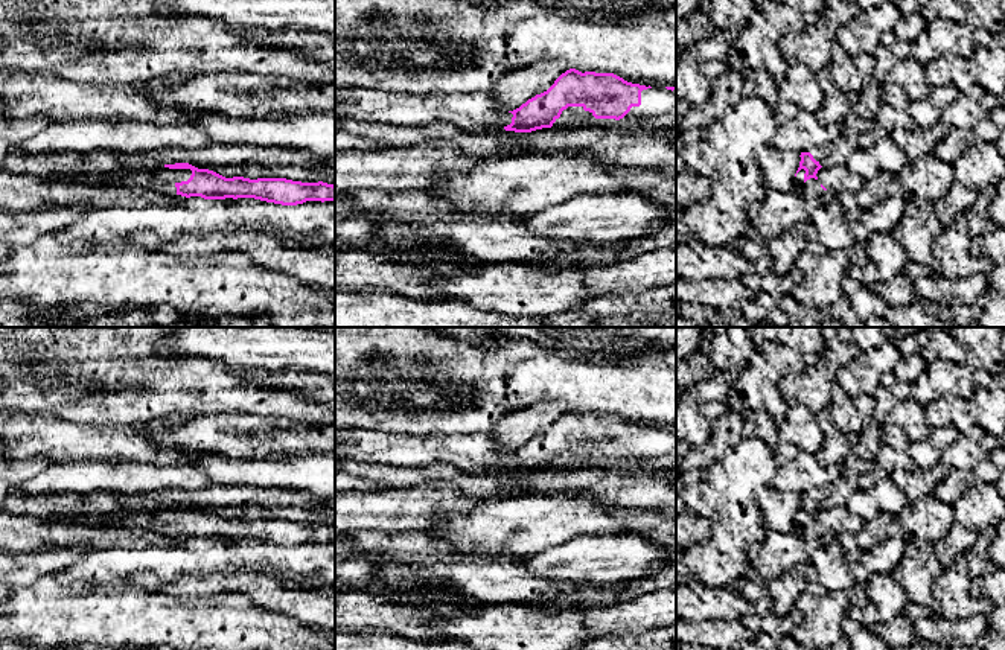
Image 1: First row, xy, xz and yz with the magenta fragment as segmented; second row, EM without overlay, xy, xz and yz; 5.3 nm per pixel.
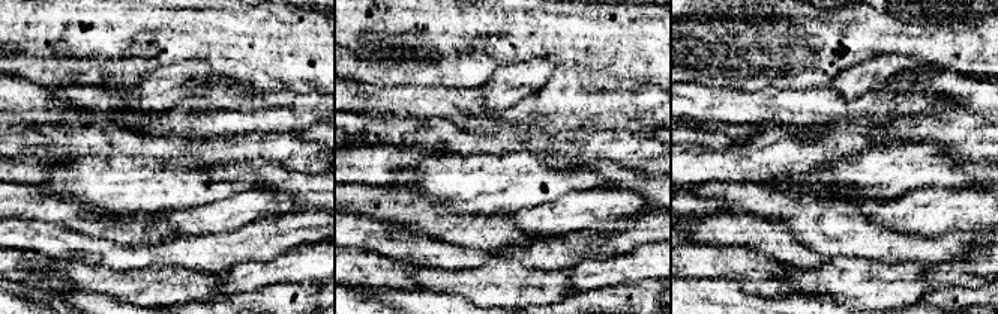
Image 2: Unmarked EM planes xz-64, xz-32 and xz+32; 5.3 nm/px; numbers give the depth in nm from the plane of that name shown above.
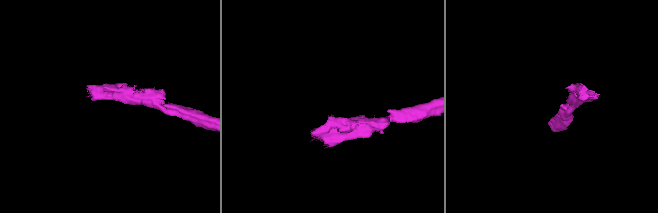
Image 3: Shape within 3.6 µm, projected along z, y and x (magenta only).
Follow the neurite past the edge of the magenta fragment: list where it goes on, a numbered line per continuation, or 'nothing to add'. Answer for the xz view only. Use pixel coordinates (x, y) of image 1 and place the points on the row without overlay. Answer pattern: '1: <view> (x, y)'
nothing to add

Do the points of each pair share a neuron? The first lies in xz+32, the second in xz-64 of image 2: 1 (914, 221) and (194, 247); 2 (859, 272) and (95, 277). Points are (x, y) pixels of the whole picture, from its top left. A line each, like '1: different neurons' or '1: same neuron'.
1: different neurons
2: same neuron

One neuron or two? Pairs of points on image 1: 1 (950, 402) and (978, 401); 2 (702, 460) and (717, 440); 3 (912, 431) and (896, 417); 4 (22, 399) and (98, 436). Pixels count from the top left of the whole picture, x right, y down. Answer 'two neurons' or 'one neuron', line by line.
1: one neuron
2: one neuron
3: one neuron
4: two neurons

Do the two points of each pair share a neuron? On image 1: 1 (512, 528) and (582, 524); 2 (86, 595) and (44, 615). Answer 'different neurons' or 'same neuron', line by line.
1: same neuron
2: same neuron

